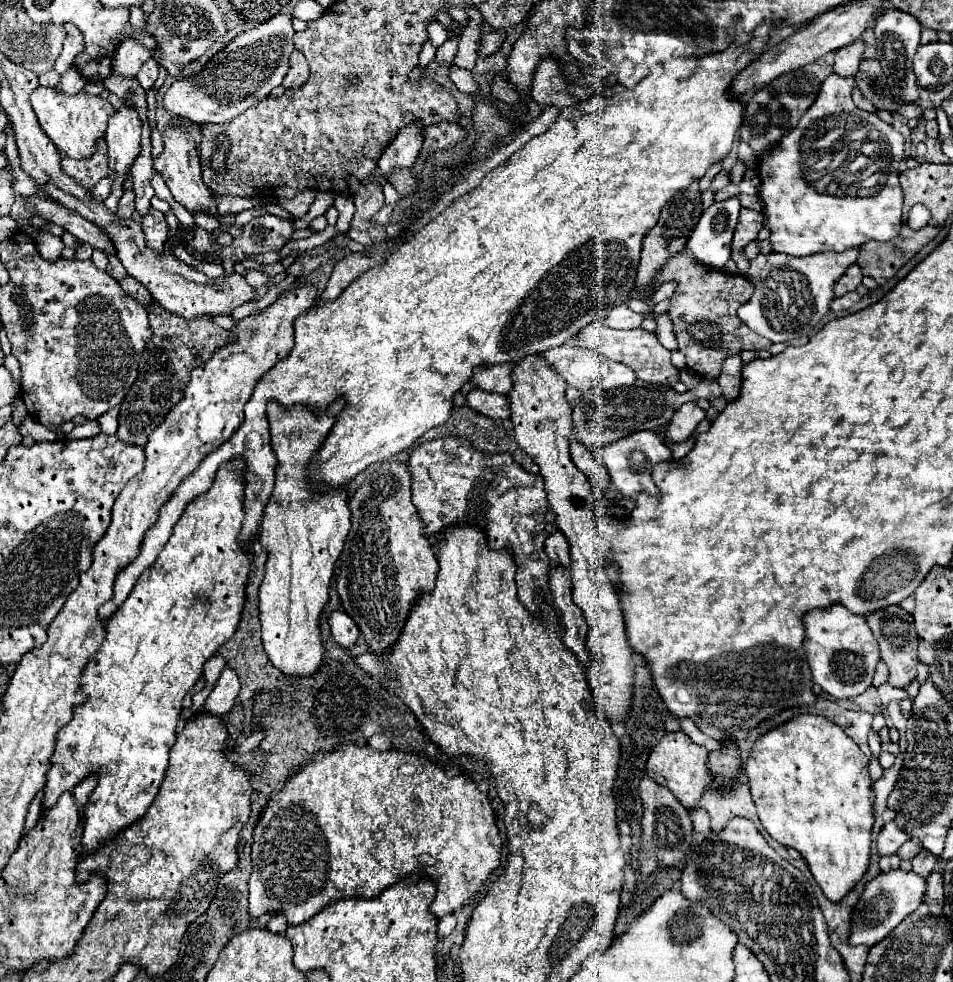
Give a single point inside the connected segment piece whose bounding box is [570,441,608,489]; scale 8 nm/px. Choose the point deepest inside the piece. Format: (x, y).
(583, 459)

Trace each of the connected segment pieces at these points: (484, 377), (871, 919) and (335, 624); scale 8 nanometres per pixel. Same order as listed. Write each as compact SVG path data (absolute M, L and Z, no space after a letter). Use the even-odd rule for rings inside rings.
M494 365L494 367L478 367L472 375L472 383L482 391L492 391L500 395L508 395L512 389L512 369L514 365Z
M888 871L880 873L872 883L866 885L862 899L858 901L858 907L854 911L854 931L850 933L848 943L850 945L876 945L880 939L884 939L898 923L902 923L904 917L914 913L918 905L922 903L926 895L926 879L916 875L914 871Z
M334 611L330 615L328 623L330 623L330 633L338 645L342 645L346 649L356 645L356 637L360 635L360 631L354 627L352 619L344 611Z

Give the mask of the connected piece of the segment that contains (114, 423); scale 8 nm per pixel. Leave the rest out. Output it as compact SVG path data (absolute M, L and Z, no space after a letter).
M118 407L110 409L106 415L102 415L100 419L100 427L102 427L102 433L108 433L108 435L114 435L118 431Z

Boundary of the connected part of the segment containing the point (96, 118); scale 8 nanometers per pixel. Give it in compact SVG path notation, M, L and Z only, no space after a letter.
M38 87L32 93L30 101L32 101L34 113L36 113L38 123L44 129L44 133L58 147L58 151L70 159L88 159L96 153L96 143L98 143L98 139L104 137L108 119L116 111L102 97L86 95L84 91L80 91L78 95L64 95L52 87Z

